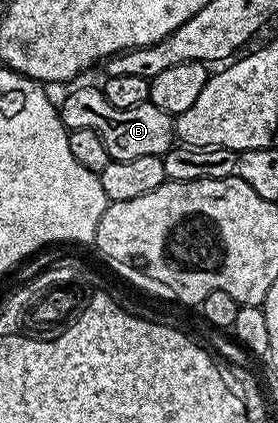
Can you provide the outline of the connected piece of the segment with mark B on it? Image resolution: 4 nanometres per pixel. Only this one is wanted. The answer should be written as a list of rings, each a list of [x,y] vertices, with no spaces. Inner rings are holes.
[[[87,85],[84,89],[75,89],[59,109],[59,117],[63,120],[63,126],[69,131],[89,127],[101,135],[105,142],[105,151],[113,161],[125,159],[137,159],[141,155],[153,155],[162,157],[176,144],[175,123],[172,114],[161,111],[161,107],[152,105],[138,105],[137,107],[113,107],[109,99],[105,99],[102,88]]]

